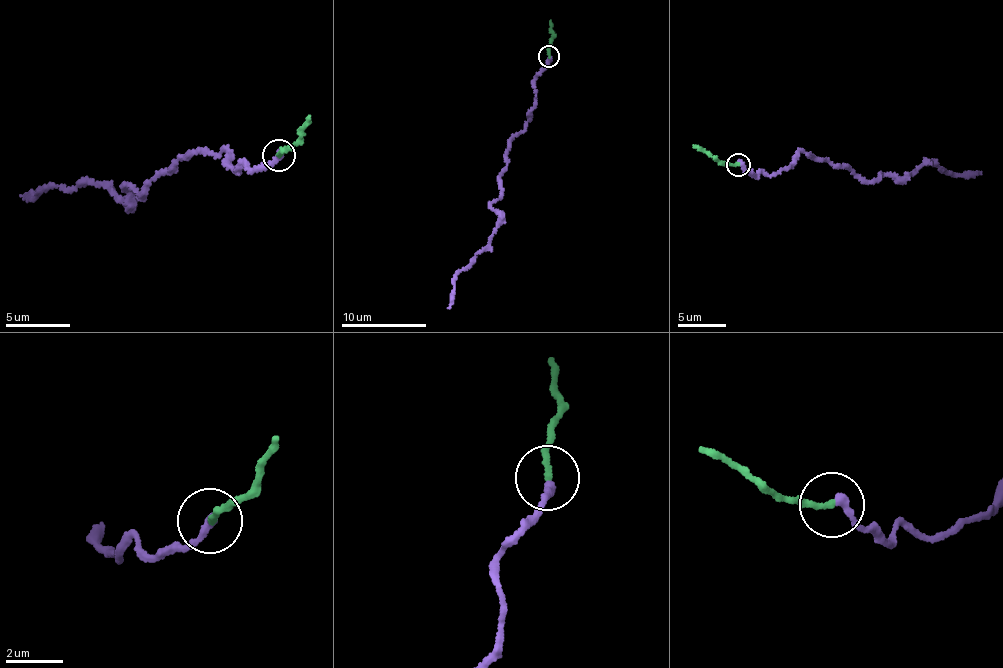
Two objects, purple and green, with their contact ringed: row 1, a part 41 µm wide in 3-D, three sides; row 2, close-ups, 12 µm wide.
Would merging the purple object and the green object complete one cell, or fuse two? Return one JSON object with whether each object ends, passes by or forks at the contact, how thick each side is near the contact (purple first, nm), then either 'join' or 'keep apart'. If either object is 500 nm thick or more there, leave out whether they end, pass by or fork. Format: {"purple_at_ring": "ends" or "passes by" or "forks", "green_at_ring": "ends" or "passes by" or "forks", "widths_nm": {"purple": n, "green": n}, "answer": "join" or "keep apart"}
{"purple_at_ring": "ends", "green_at_ring": "ends", "widths_nm": {"purple": 300, "green": 240}, "answer": "join"}

